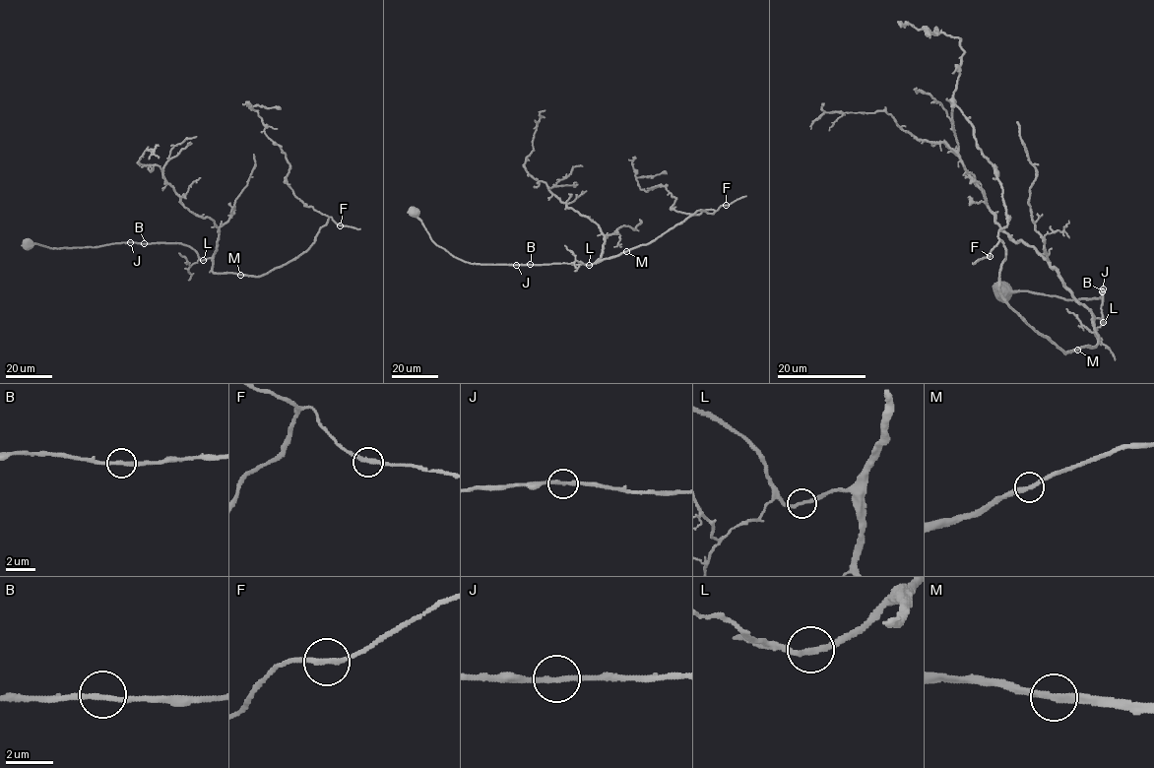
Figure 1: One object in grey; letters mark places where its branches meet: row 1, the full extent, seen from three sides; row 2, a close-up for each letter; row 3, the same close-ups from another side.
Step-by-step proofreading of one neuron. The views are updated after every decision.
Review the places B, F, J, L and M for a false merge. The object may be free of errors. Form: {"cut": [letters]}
{"cut": []}

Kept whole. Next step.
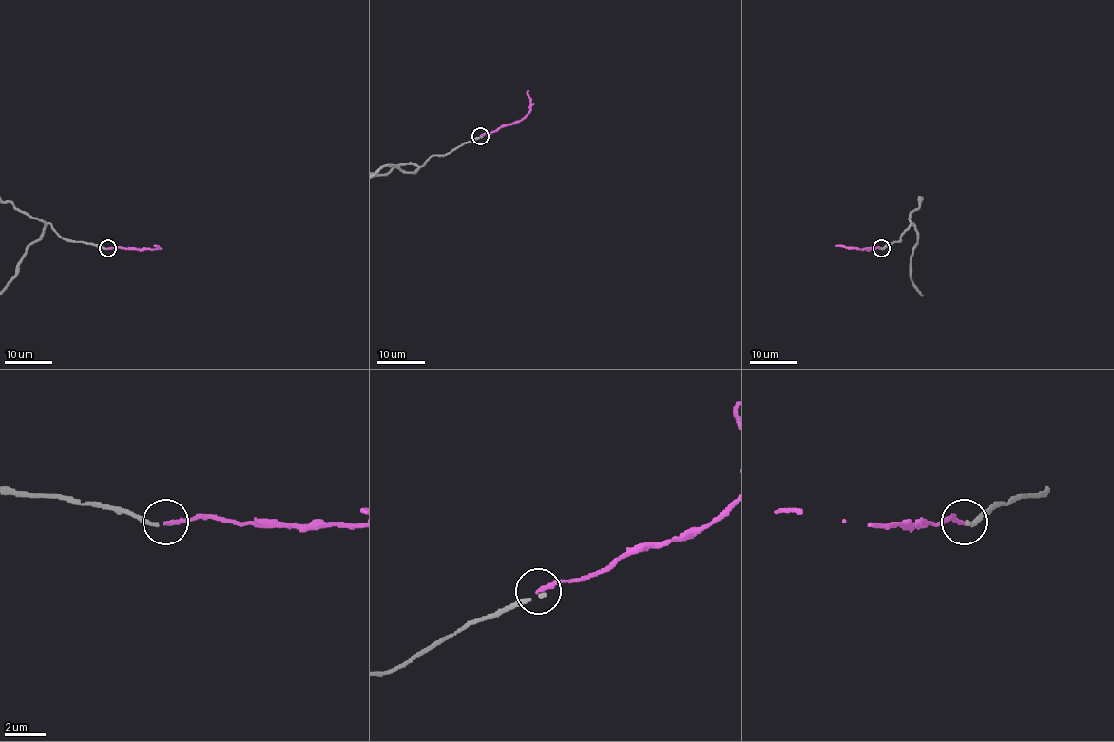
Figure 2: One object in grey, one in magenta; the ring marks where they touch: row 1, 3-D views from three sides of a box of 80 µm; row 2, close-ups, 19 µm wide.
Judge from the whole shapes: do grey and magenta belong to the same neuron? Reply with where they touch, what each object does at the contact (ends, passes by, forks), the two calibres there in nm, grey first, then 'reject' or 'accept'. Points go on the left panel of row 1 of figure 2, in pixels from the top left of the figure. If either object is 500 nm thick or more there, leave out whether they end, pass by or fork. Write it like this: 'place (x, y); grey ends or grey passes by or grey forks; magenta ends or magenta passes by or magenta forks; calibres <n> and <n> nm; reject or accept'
place (107, 248); grey ends; magenta ends; calibres 180 and 220 nm; reject

